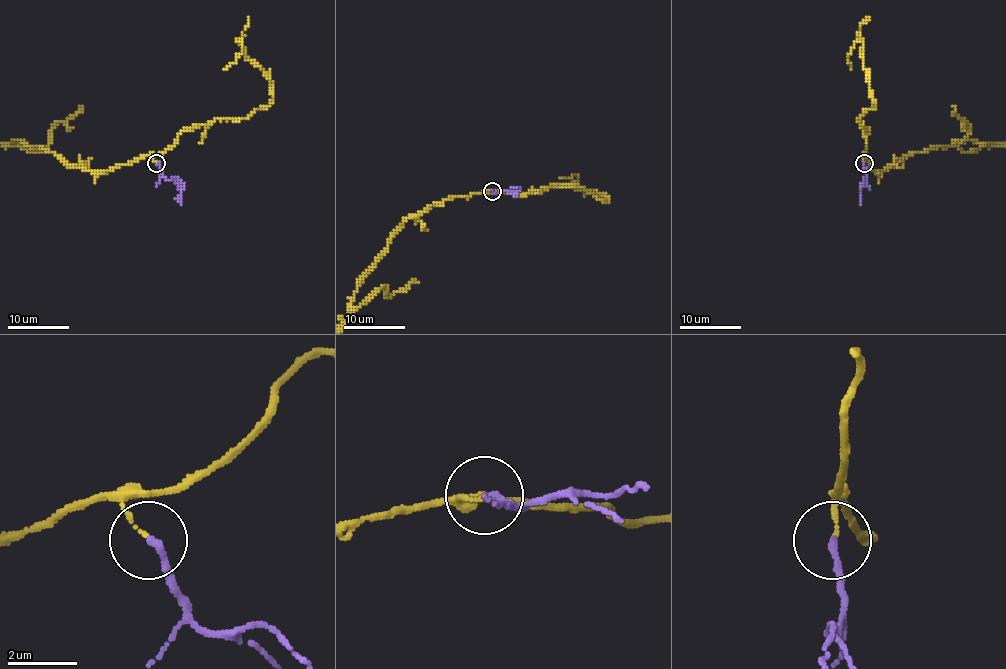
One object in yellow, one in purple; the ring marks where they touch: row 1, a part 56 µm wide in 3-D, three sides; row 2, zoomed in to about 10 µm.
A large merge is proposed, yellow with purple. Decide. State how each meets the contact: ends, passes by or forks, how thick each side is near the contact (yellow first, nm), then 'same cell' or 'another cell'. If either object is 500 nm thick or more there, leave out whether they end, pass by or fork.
yellow ends; purple ends; calibres 90 and 200 nm; another cell

